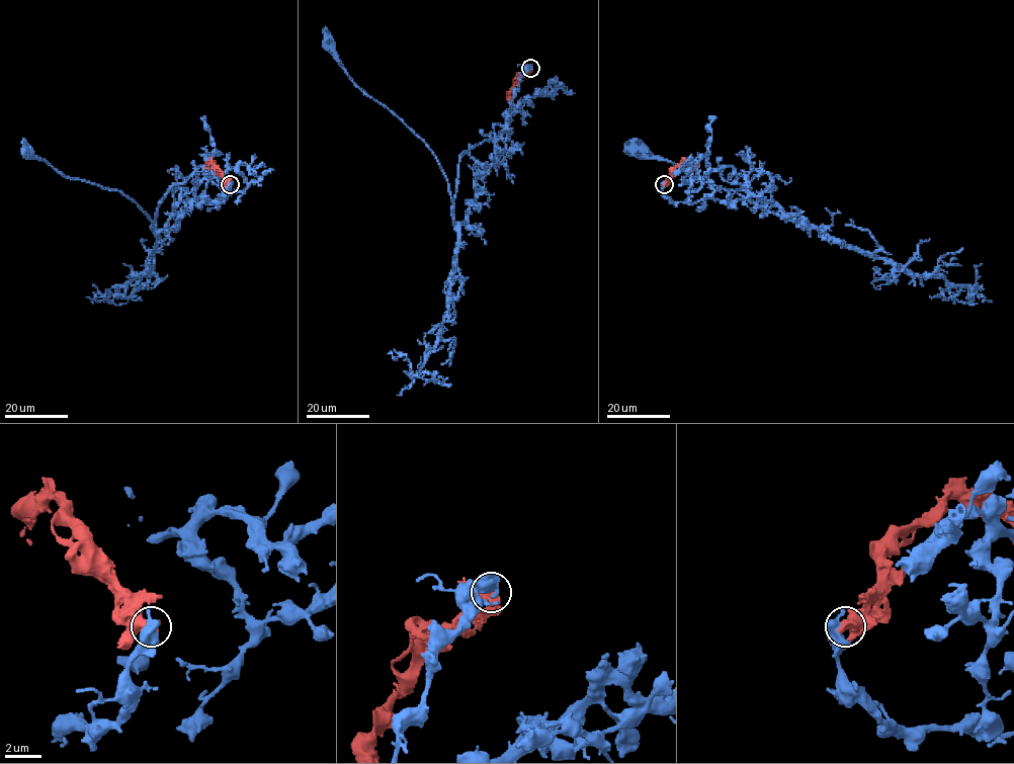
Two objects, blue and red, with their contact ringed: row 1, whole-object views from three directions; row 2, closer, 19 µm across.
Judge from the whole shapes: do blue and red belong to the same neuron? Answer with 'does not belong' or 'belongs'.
does not belong

